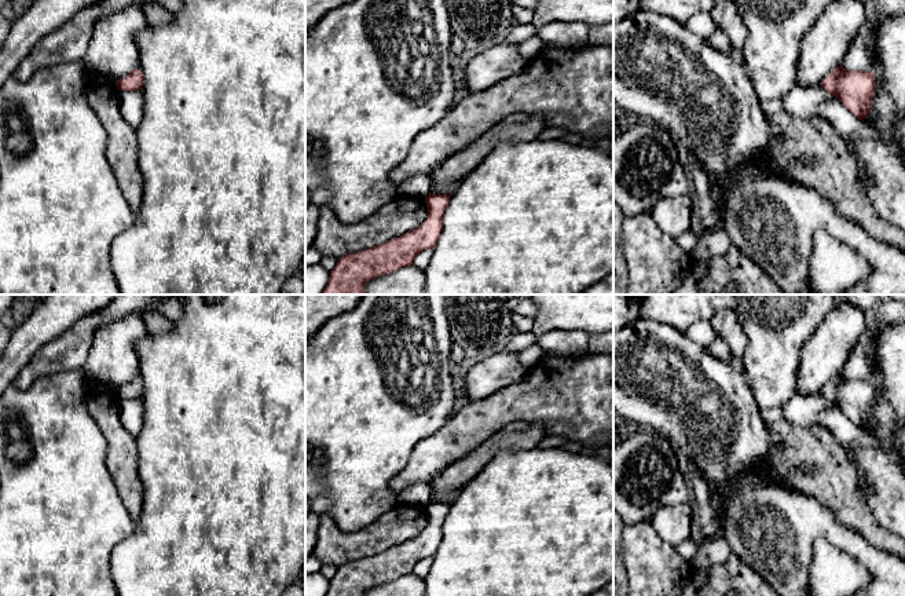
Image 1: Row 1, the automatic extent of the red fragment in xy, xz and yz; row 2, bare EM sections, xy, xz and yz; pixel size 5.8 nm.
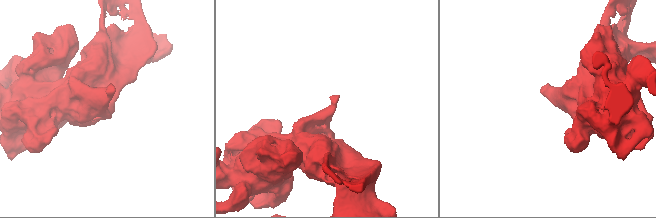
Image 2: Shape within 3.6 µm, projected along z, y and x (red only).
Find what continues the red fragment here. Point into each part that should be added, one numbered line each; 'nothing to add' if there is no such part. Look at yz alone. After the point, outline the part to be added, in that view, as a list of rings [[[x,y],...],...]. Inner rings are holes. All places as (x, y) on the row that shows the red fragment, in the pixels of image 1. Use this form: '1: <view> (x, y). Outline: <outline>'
nothing to add

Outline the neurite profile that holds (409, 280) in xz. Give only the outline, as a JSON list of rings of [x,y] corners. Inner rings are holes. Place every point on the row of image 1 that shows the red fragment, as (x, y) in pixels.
[[[414,264],[380,275],[364,285],[364,295],[424,295],[426,277]]]

